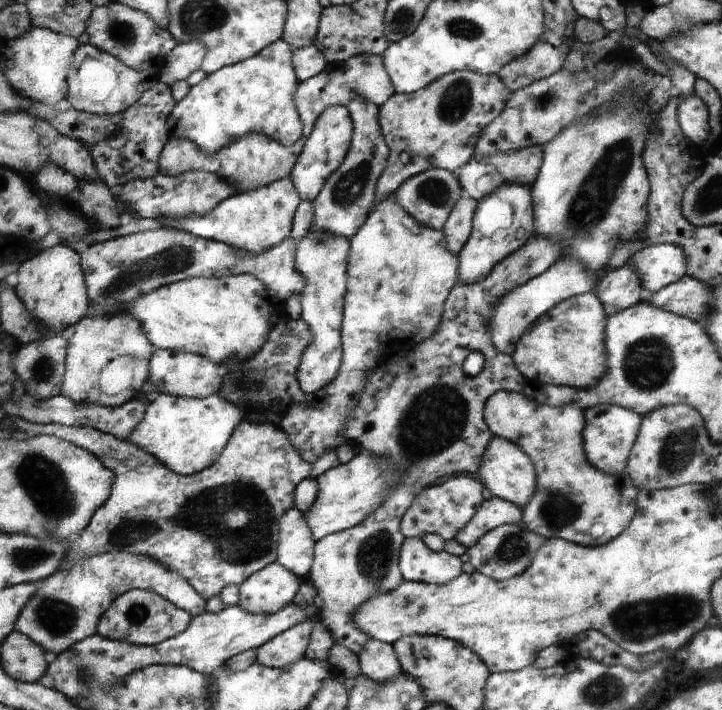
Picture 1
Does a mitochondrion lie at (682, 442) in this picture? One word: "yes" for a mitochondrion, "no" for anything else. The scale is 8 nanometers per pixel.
yes

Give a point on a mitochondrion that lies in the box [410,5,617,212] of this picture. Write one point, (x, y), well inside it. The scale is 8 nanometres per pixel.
(455, 101)

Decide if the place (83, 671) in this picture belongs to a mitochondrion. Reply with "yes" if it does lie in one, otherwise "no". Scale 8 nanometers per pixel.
yes

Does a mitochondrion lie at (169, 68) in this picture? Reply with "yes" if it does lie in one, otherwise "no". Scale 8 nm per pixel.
no

